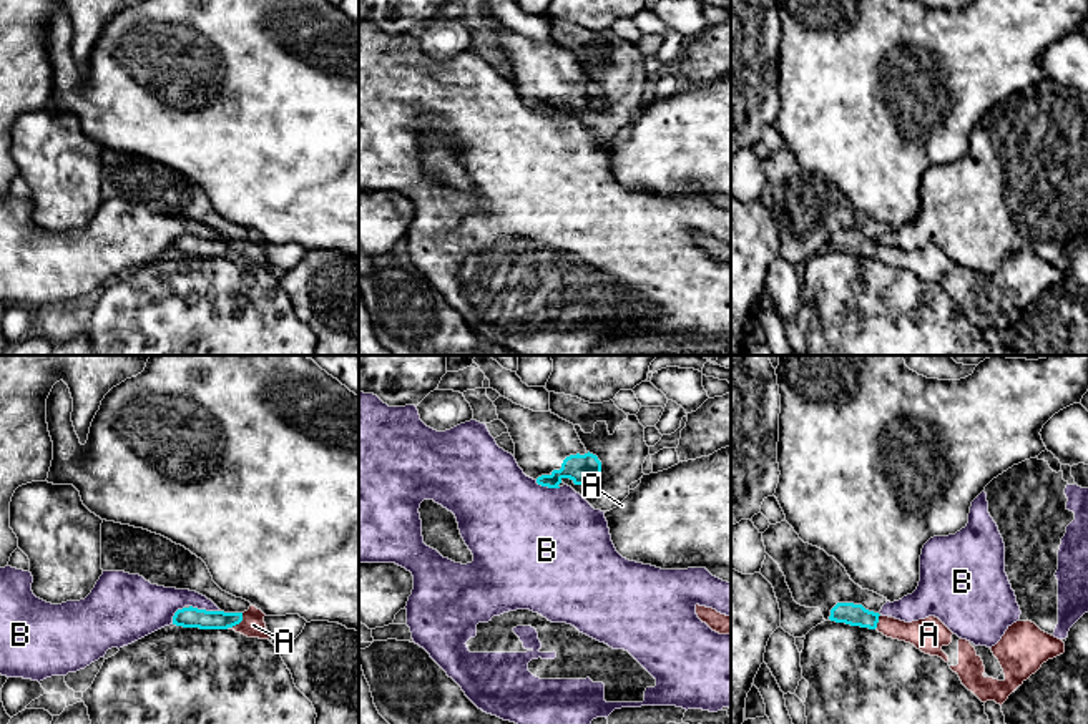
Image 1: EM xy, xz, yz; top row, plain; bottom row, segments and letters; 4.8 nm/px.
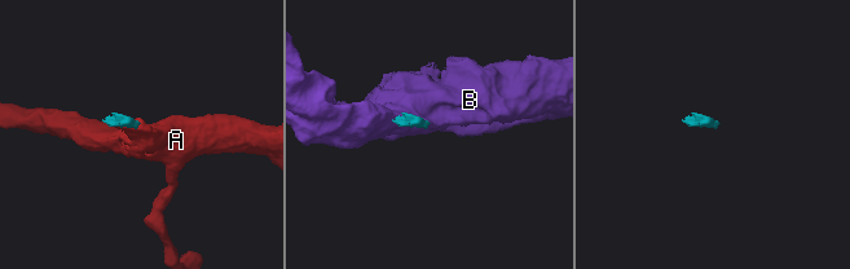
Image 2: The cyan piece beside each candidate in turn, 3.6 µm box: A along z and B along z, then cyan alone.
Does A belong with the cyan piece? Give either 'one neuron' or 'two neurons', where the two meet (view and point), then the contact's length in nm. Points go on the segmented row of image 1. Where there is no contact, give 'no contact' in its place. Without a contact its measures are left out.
one neuron; contact xy (238, 623); length 100 nm

